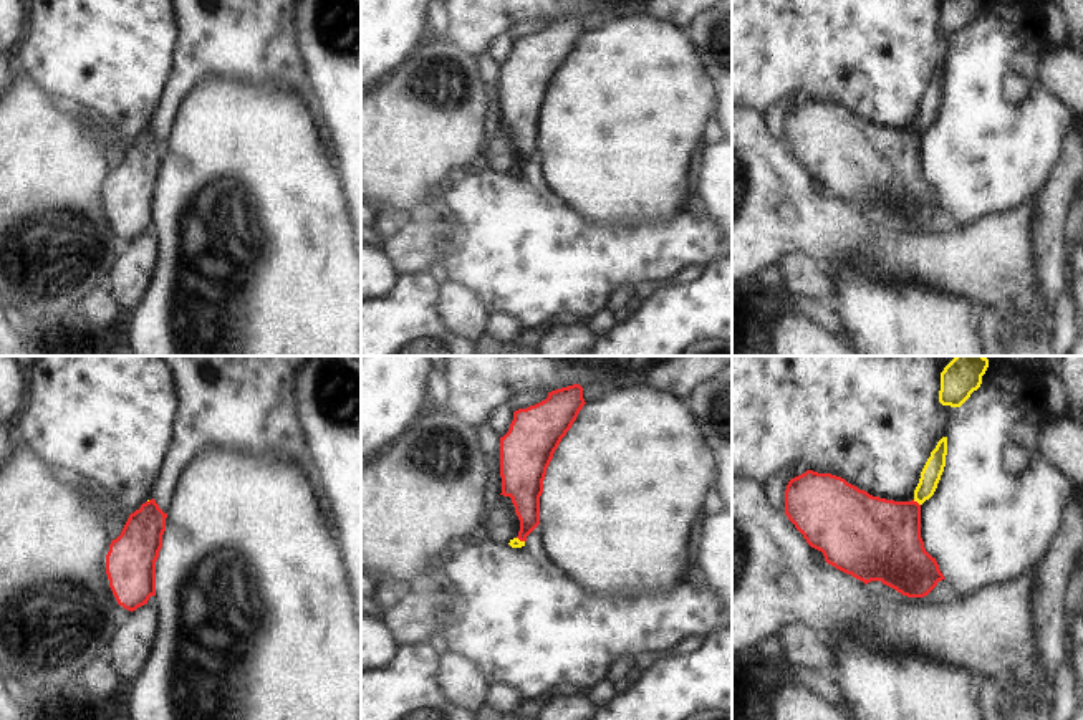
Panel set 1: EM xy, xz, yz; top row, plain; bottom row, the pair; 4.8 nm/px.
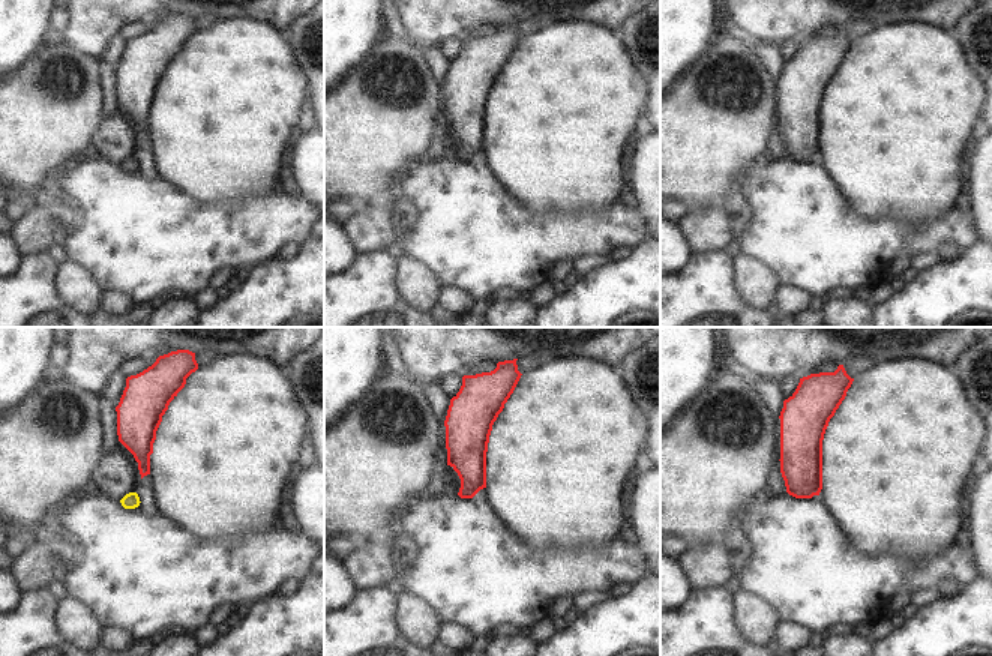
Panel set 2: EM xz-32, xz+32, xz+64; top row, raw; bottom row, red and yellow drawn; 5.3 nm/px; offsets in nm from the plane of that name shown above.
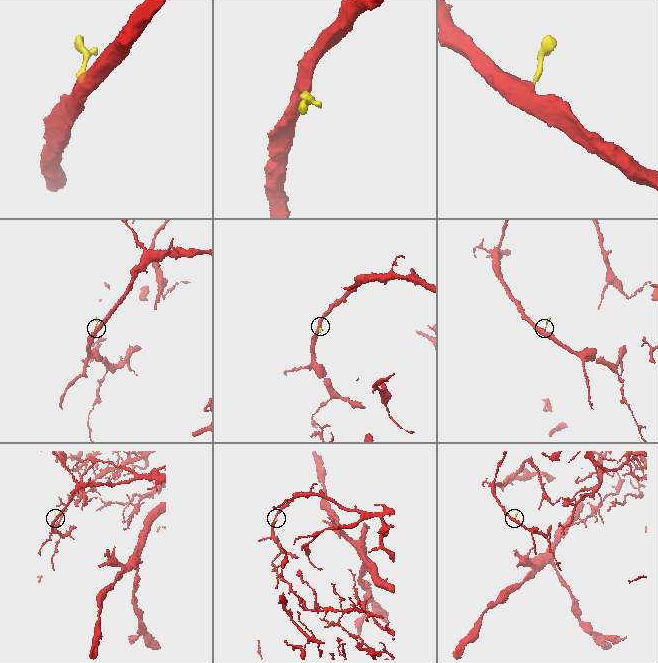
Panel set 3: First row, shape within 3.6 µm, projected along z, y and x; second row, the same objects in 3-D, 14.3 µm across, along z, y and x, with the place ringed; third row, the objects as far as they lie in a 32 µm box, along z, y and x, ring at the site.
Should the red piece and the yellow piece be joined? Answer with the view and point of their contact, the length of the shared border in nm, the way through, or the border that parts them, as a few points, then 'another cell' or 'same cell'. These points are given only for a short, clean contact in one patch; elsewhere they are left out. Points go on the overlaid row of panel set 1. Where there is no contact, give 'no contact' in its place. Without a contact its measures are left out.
contact yz (916, 502); length 50 nm; way yz (880, 538), (916, 502), (931, 474); same cell

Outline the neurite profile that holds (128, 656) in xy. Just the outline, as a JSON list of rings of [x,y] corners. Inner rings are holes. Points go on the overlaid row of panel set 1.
[[[144,604],[132,611],[129,621],[116,634],[106,657],[106,672],[119,685],[136,682],[142,670],[149,667],[154,644],[161,634],[161,611]]]

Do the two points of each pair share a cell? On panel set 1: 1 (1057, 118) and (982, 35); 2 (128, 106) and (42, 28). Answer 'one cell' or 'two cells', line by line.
1: one cell
2: one cell

